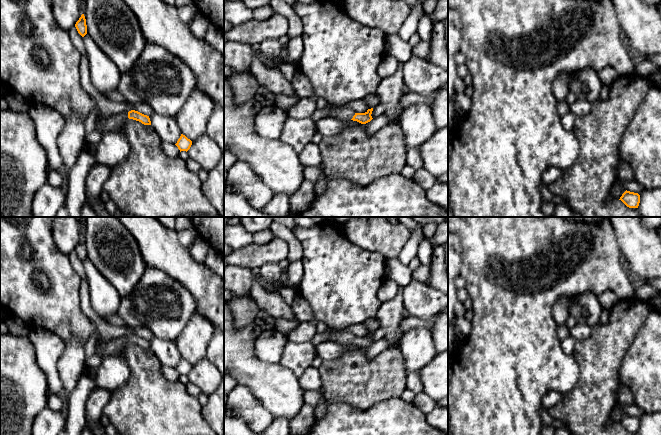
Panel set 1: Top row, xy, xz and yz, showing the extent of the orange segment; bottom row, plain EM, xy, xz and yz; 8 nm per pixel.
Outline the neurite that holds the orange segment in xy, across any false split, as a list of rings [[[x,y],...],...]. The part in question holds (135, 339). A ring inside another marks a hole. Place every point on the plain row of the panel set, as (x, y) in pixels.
[[[131,334],[128,337],[120,337],[108,342],[107,344],[95,349],[95,354],[104,359],[107,357],[115,357],[120,353],[127,343],[133,343],[144,349],[151,349],[149,340],[138,335]]]

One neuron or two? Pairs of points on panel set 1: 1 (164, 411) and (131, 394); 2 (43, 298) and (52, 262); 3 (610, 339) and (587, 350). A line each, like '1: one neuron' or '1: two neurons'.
1: one neuron
2: one neuron
3: one neuron

